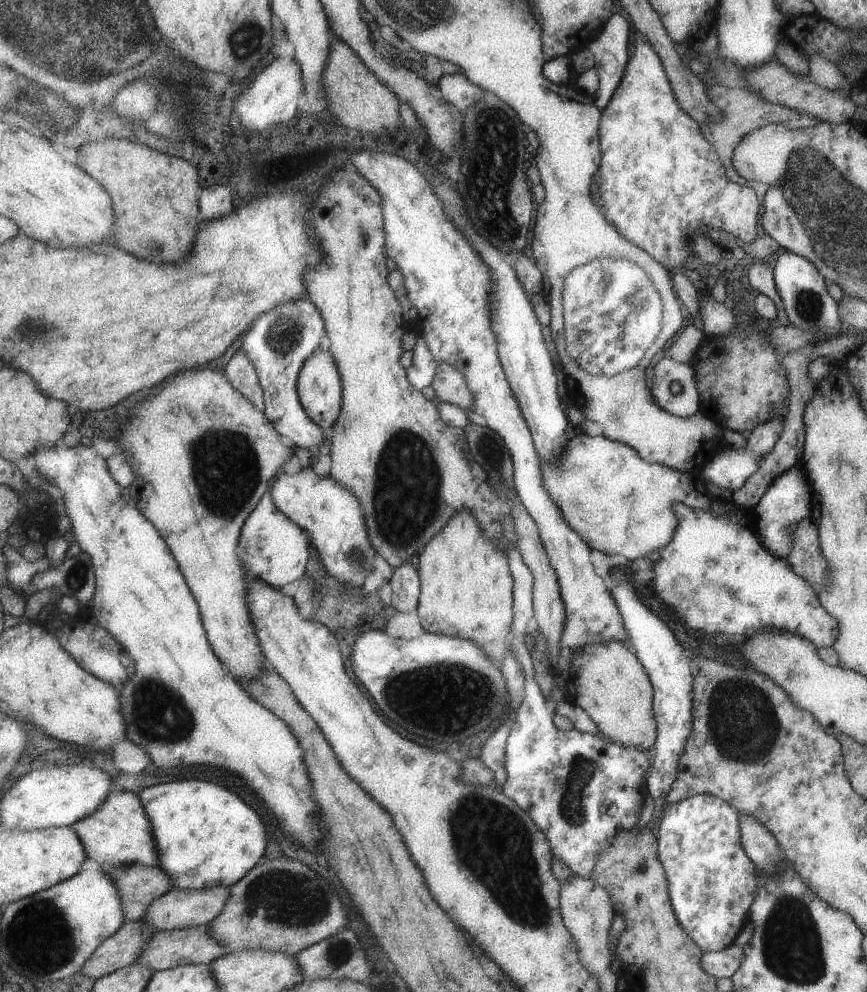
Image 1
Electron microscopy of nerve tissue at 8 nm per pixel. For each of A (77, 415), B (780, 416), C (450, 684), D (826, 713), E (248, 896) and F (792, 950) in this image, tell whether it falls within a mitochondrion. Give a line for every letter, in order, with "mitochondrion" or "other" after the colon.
A: other
B: other
C: mitochondrion
D: other
E: mitochondrion
F: mitochondrion

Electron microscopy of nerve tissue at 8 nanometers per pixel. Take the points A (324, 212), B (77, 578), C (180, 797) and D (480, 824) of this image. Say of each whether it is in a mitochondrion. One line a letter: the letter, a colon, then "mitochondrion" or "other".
A: other
B: mitochondrion
C: other
D: mitochondrion

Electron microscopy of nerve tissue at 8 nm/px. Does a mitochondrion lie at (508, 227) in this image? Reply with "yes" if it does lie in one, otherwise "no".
yes

